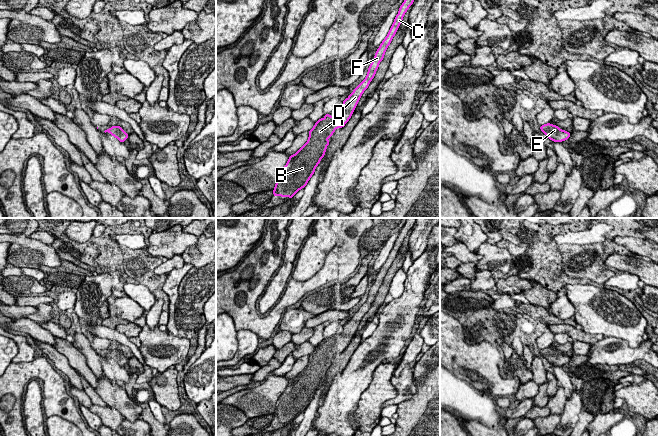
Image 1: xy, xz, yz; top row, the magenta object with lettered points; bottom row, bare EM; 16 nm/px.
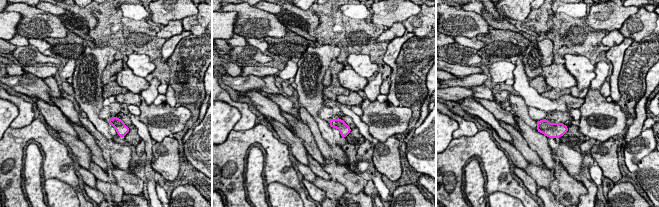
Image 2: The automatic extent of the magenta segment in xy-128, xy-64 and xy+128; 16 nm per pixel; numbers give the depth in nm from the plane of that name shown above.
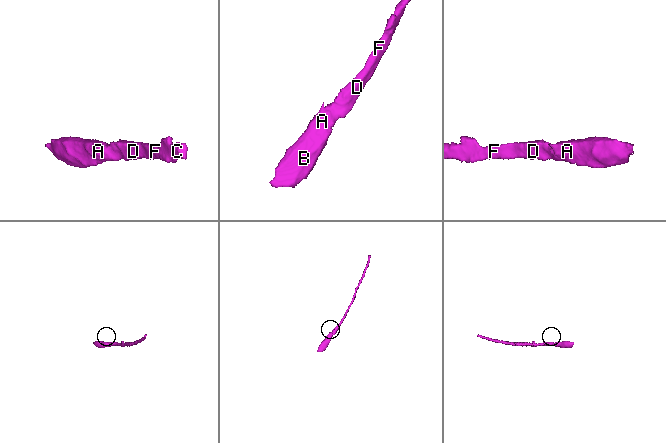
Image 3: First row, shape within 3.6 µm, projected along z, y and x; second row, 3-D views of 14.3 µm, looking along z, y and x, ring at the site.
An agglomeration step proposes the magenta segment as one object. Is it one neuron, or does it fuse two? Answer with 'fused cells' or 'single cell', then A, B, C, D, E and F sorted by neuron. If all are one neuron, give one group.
single cell | A B C D E F

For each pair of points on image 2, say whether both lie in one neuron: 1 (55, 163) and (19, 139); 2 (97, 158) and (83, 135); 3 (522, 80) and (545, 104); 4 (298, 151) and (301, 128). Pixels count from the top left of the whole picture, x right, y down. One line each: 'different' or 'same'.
1: same
2: same
3: same
4: different

